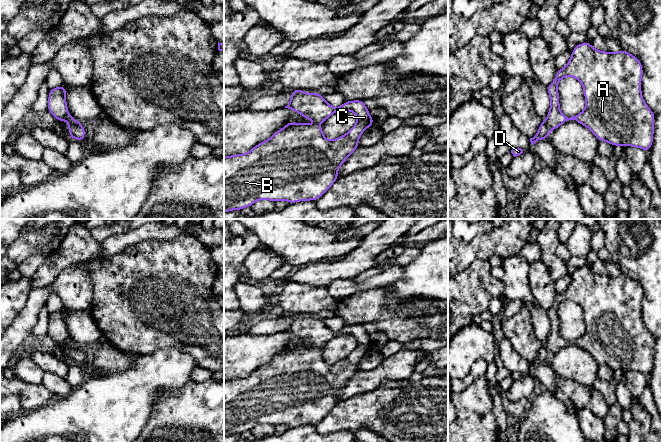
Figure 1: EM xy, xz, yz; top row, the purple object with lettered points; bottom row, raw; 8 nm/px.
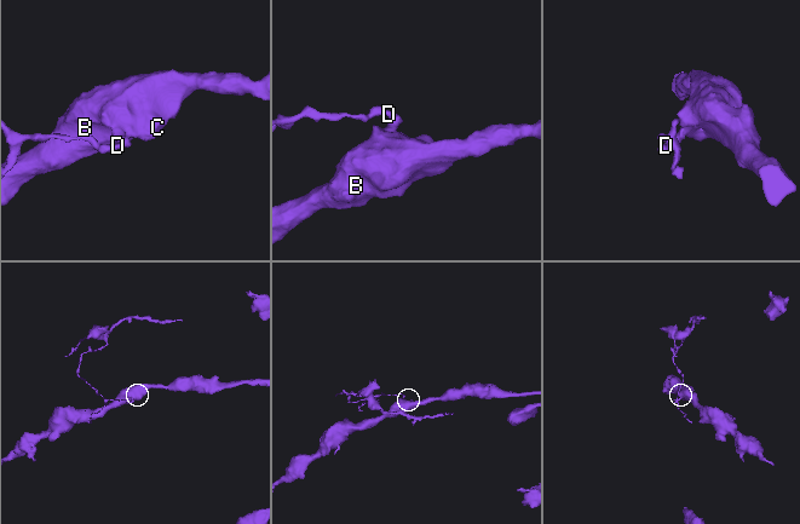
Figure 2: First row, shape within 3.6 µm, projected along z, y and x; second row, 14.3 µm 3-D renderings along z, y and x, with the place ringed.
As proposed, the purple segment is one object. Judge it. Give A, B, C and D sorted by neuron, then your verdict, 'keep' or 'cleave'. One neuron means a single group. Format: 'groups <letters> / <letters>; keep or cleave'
groups A B C / D; cleave

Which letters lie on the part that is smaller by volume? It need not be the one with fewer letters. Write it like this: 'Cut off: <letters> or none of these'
Cut off: D

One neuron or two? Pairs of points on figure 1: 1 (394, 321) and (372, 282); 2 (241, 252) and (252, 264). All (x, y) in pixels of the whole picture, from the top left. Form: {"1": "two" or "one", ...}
{"1": "two", "2": "two"}

